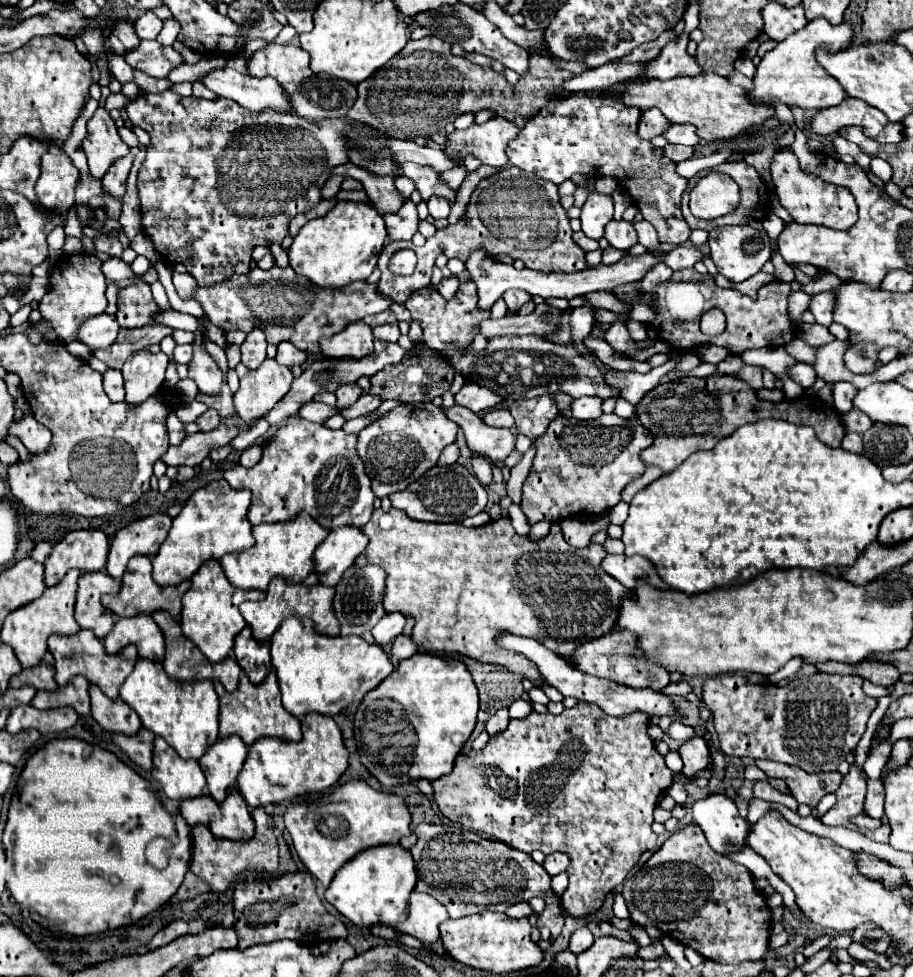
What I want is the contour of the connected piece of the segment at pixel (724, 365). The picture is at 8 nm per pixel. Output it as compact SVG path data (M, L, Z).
M730 354L725 360L718 363L716 367L718 373L732 374L740 371L744 365L739 355Z

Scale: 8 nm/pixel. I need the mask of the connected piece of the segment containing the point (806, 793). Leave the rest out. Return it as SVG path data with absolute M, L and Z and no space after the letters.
M758 759L756 767L760 767L768 777L782 779L792 791L792 797L798 803L806 803L810 807L816 807L824 795L834 793L842 783L842 775L838 771L806 773L804 769L794 769L794 765L782 765L768 759Z

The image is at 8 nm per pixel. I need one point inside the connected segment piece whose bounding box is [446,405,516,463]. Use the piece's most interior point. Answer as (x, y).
(495, 444)

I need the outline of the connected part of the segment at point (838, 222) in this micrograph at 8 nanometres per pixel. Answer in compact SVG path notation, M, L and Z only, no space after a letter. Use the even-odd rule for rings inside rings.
M790 147L778 149L774 153L770 163L770 173L774 183L774 193L778 195L780 203L788 209L788 213L796 223L816 223L816 225L826 225L830 229L850 229L858 221L858 213L856 213L858 209L852 193L846 187L826 183L820 177L802 171Z

